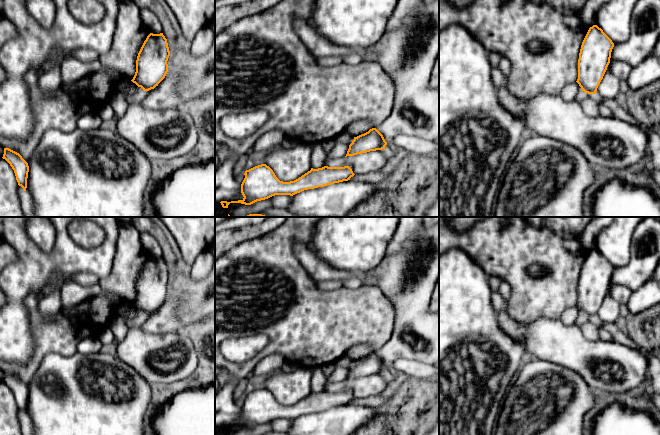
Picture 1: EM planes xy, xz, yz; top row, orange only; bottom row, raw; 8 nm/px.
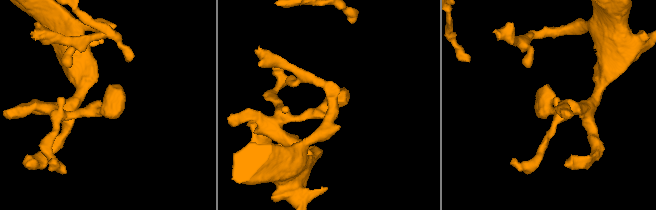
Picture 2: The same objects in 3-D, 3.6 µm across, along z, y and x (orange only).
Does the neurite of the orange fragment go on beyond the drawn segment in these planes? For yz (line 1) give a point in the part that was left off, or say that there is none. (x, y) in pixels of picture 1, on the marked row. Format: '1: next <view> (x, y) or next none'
1: next none

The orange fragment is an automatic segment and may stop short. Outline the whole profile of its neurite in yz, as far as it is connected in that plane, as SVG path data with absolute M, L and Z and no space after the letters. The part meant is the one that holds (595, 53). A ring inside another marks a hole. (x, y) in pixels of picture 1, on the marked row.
M597 25L589 28L581 45L577 83L582 91L595 94L610 63L612 40Z

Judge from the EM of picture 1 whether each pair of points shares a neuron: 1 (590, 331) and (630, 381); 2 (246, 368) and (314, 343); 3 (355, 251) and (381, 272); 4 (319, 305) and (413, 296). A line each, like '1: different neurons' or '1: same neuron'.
1: different neurons
2: same neuron
3: different neurons
4: different neurons

